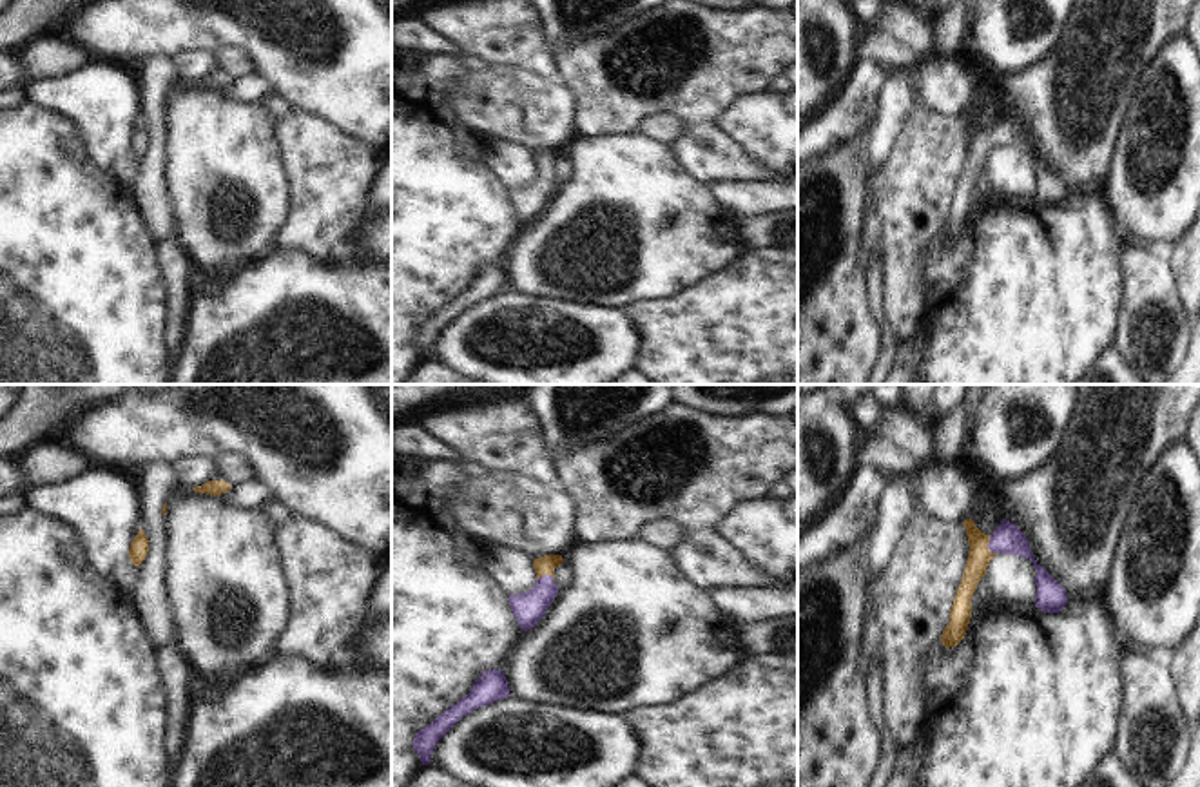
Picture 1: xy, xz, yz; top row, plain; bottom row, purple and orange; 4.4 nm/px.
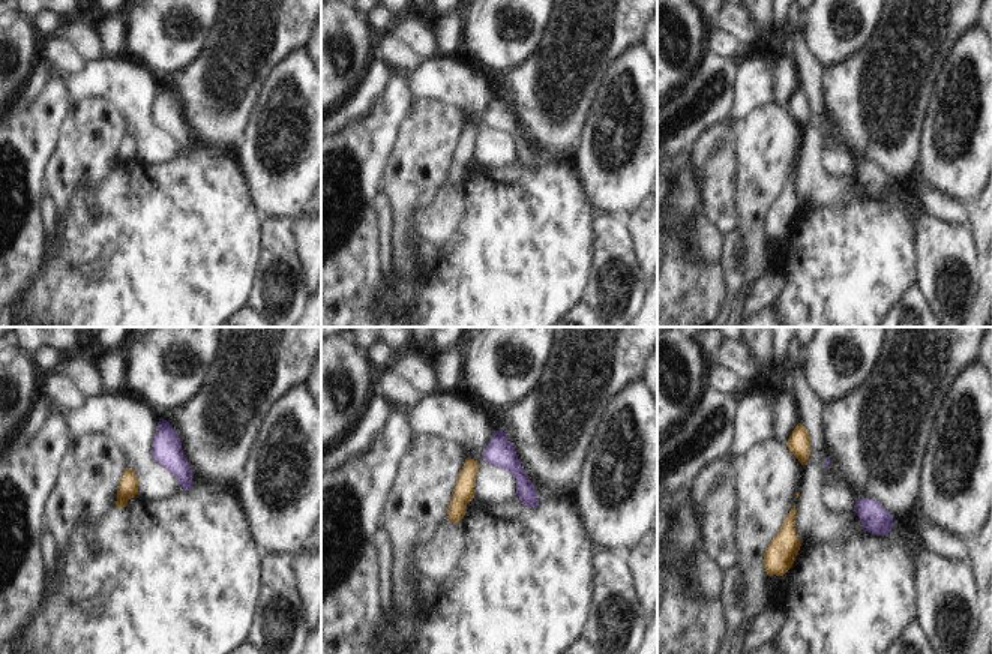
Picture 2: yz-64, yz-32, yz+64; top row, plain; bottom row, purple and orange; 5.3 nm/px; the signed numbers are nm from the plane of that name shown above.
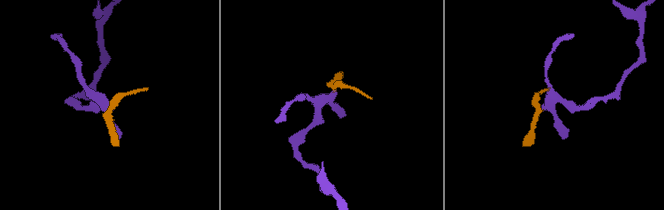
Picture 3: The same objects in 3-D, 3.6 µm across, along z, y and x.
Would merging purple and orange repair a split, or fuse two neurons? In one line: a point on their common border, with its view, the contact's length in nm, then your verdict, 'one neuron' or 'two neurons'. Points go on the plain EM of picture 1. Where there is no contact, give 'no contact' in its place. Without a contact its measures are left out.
yz (988, 140) | 90 nm | one neuron

